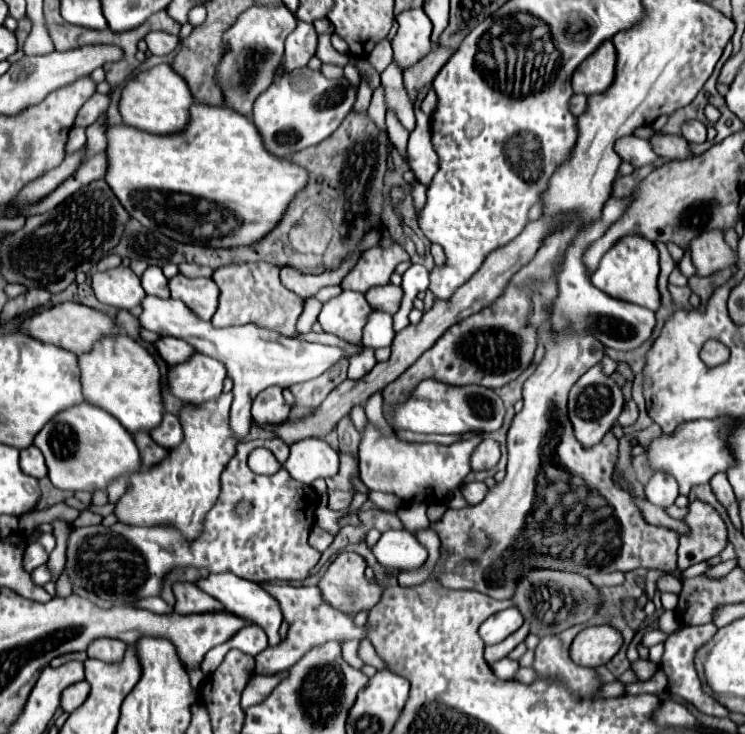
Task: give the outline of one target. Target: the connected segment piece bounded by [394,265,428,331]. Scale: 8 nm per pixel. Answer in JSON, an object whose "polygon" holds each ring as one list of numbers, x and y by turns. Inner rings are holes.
{"polygon":[[412,265,402,275,402,289,404,289,404,297,402,297,400,311,394,315,394,331,400,331,400,329,404,329,408,325,406,315,412,309,412,301,416,299,416,295,420,291,428,289,428,271,424,269,424,265]]}

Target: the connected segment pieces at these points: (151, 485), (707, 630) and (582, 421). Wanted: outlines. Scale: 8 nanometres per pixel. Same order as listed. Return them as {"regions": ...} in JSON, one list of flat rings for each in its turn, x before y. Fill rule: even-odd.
{"regions":[[[232,392,222,393,214,403,202,403,182,409,184,441,166,463,158,463,154,471,142,471,142,475,130,475,130,489,116,503,114,513,122,523,140,527,174,527,182,533,184,541,192,543,202,535,206,513,220,495,220,475,226,463,234,457,234,439,230,439,228,411,232,404]],[[708,623,708,625,698,625,698,627,682,627,680,631,668,635,668,639,664,641,664,655,658,663,658,669,664,671,664,675,668,677,668,685,666,685,666,691,670,695,676,695,676,697,682,697,684,701,692,703,694,707,698,707,702,713,708,713,708,715,716,715,716,717,728,717,728,709,724,705,720,705,712,695,708,695,702,685,700,685,700,679,696,675,696,669,694,669,694,655,698,651,698,647,706,645,714,633,718,631,718,627,714,623]],[[596,365,590,371,586,371,586,375,582,377,582,381,578,381,572,391,570,391,570,399,568,399,568,413,570,413,570,421,574,423,574,431,578,435,578,441,584,445,594,445,600,443,602,437,606,435,606,431,612,429,612,425,616,423,620,411,624,405,624,397,620,387,602,373,602,367]]]}

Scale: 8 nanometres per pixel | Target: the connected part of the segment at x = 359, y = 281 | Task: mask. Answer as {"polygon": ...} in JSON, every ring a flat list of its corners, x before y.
{"polygon":[[400,245,390,247,372,247,364,251,354,265,354,269,344,277,340,283,342,289,352,289,366,293,370,287,386,285,390,281,390,275,394,273,396,265,402,261,408,261,408,253]]}

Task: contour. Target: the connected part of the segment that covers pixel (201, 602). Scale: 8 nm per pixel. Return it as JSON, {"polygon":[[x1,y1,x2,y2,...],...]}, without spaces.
{"polygon":[[176,583,174,585,176,595,176,607,174,611,180,615,192,615,192,613,214,613,222,611,222,603,204,593,194,583]]}

